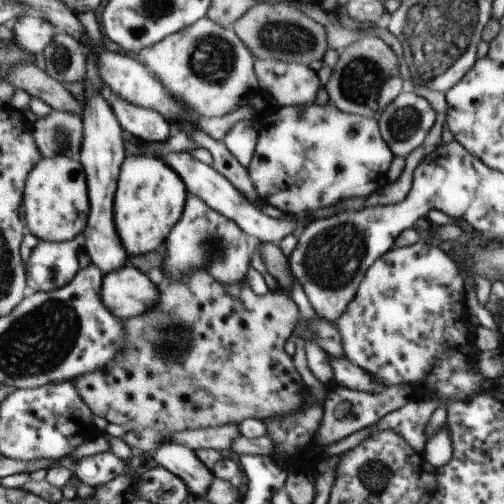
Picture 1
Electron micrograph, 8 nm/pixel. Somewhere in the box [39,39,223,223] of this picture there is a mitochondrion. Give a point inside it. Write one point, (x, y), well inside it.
(60, 137)

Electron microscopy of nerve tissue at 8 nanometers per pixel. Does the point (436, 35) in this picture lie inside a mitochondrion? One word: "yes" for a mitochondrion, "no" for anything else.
yes

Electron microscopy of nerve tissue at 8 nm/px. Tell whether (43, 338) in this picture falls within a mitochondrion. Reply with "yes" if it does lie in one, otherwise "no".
yes

